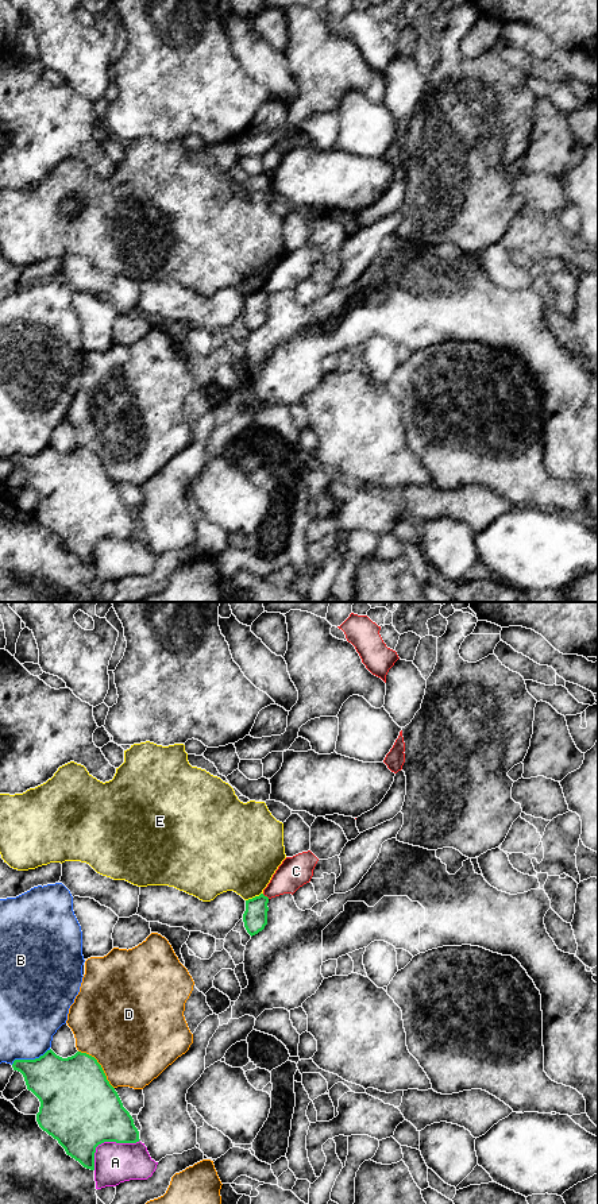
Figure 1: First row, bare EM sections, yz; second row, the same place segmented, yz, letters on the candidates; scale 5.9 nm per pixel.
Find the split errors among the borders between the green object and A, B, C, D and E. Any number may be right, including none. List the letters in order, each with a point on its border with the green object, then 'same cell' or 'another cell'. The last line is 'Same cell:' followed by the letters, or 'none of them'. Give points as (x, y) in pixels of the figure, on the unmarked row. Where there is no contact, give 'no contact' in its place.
A: contact yz (107, 536); another cell
B: contact yz (30, 455); another cell
C: contact yz (266, 292); another cell
D: contact yz (100, 460); another cell
E: contact yz (255, 292); another cell
Same cell: none of them

